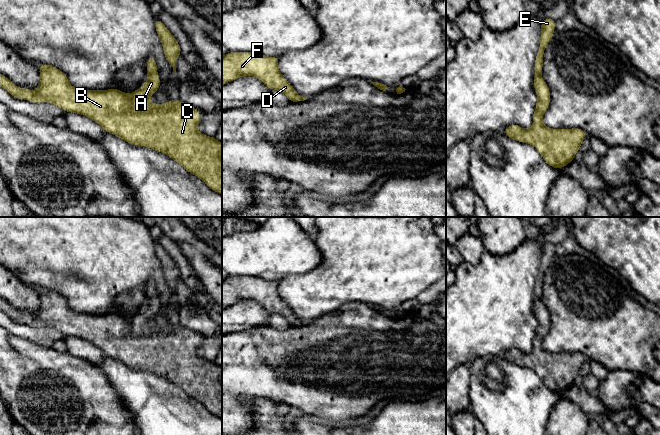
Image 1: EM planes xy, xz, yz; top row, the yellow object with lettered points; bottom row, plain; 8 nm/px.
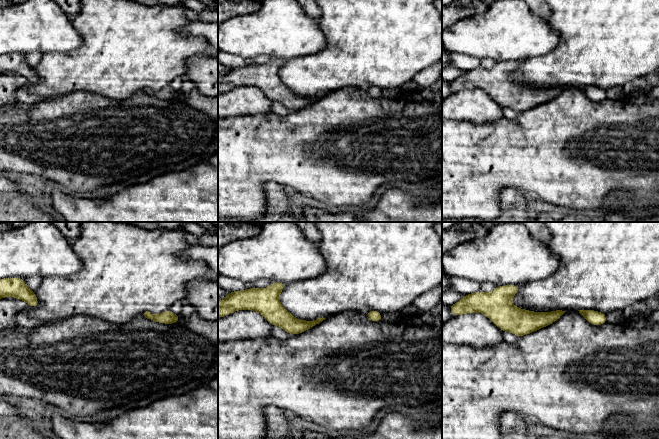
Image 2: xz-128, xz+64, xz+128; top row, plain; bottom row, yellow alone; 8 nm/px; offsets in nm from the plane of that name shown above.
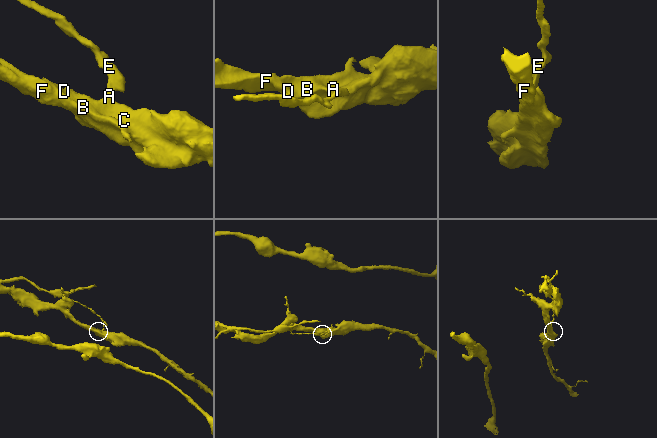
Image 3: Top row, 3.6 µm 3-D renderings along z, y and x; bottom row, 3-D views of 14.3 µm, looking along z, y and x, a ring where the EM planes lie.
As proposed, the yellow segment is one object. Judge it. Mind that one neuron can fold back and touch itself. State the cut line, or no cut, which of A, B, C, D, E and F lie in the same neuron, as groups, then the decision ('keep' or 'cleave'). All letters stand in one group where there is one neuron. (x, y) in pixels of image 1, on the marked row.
xy (156, 73), (148, 75) | A B C D F / E | cleave

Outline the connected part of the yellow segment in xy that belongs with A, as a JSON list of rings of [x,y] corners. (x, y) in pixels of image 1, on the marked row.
[[[42,64],[38,67],[40,84],[34,93],[29,88],[15,86],[7,77],[0,74],[0,86],[17,99],[31,102],[52,103],[65,112],[74,112],[91,118],[104,130],[124,141],[139,146],[147,146],[155,151],[167,154],[182,165],[189,173],[199,177],[210,189],[222,195],[222,143],[215,137],[198,132],[199,111],[181,100],[171,100],[164,104],[152,104],[149,97],[160,86],[157,74],[148,75],[146,83],[131,94],[119,89],[82,90],[74,88],[66,74],[54,66]]]

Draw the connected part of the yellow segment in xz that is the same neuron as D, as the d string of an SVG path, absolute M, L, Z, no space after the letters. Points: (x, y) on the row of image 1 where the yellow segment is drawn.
M234 52L222 56L222 86L242 76L259 78L268 89L282 91L290 102L304 101L290 83L282 76L278 68L279 57L266 57L260 52Z

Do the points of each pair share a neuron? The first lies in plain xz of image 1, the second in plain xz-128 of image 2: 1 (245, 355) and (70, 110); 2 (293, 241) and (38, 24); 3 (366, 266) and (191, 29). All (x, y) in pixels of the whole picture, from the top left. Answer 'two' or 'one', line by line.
1: one
2: one
3: two

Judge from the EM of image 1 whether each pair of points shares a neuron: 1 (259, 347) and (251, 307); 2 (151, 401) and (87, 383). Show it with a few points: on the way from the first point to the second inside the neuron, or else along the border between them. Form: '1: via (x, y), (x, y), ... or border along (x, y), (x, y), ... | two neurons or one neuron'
1: border along (269, 325), (234, 331), (232, 333) | two neurons
2: border along (101, 370), (119, 398), (120, 403), (127, 410) | two neurons

